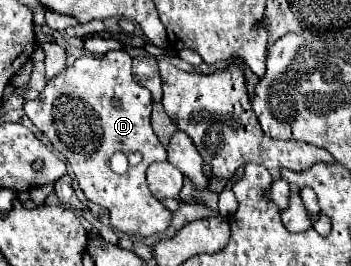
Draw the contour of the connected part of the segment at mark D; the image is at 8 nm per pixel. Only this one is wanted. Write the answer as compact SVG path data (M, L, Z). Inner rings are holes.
M125 50L77 58L73 66L47 82L37 100L25 100L25 114L69 162L85 198L109 210L111 226L131 238L149 238L163 234L173 218L171 210L149 192L145 180L147 166L165 162L167 152L149 122L151 92L133 80L131 60ZM117 150L139 152L143 160L125 174L115 174L109 168L109 158Z

